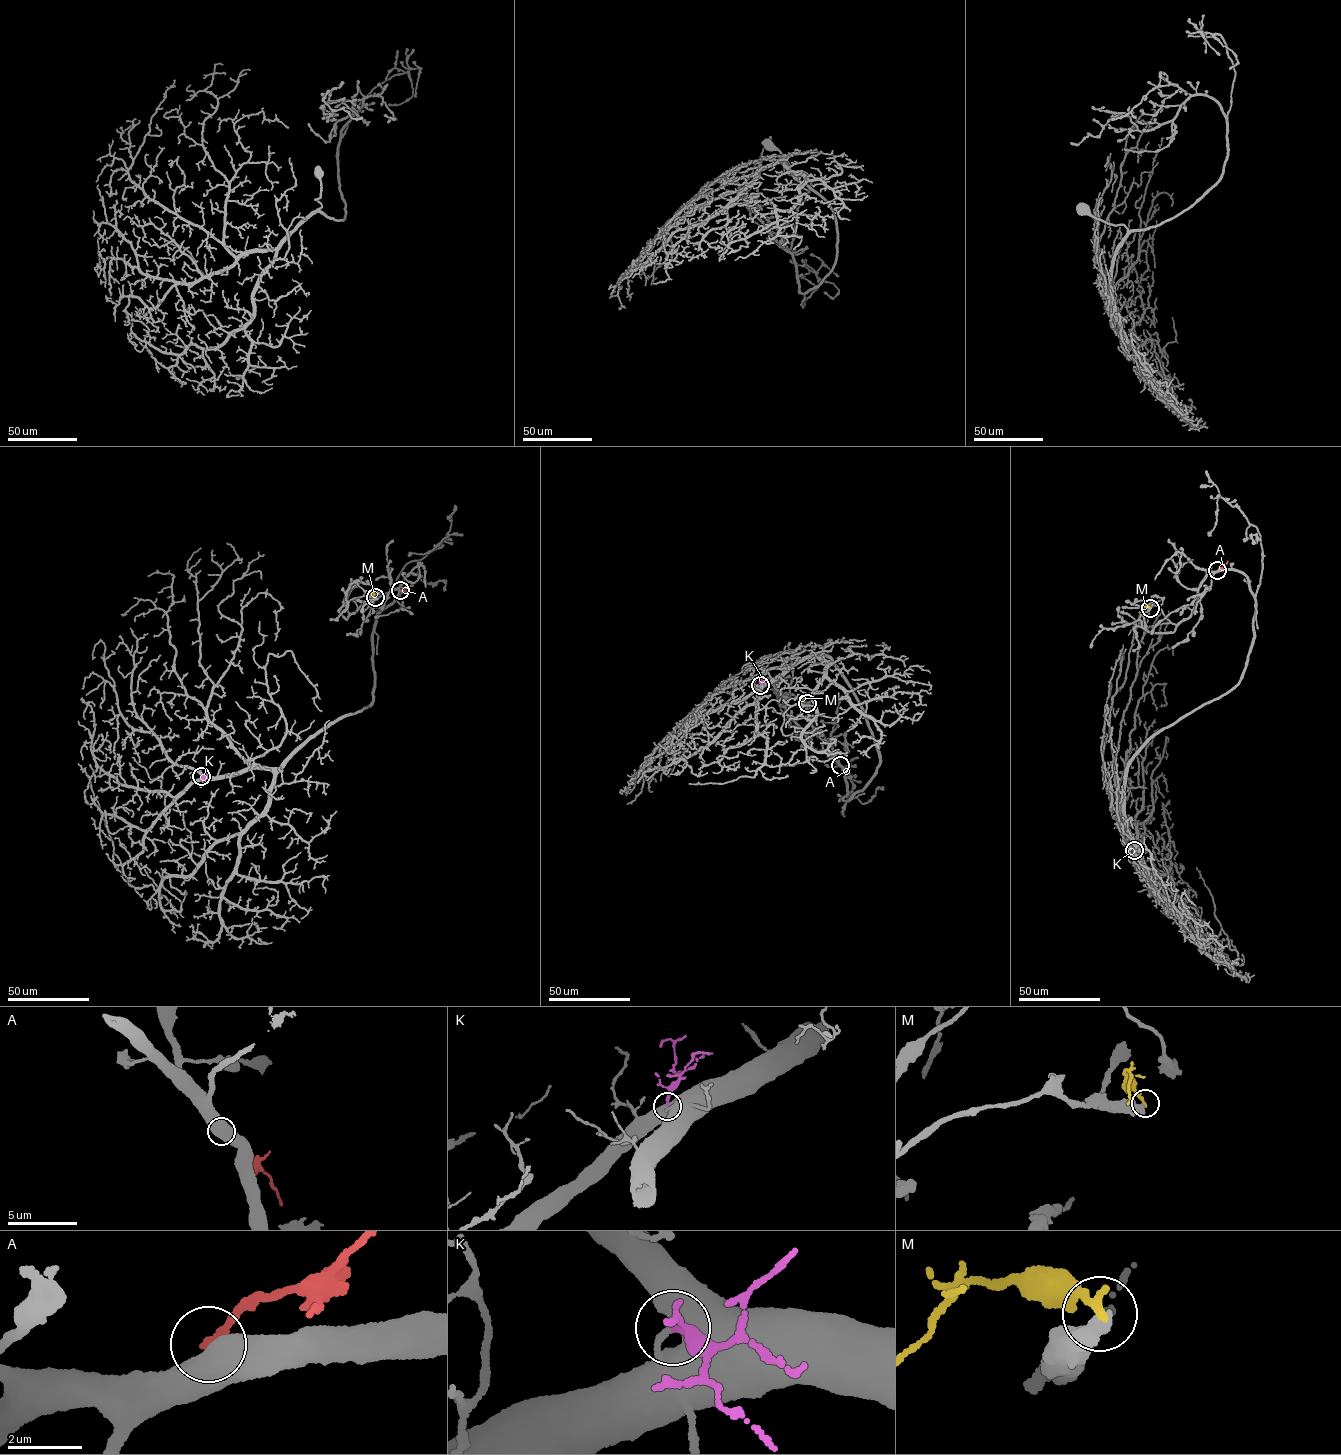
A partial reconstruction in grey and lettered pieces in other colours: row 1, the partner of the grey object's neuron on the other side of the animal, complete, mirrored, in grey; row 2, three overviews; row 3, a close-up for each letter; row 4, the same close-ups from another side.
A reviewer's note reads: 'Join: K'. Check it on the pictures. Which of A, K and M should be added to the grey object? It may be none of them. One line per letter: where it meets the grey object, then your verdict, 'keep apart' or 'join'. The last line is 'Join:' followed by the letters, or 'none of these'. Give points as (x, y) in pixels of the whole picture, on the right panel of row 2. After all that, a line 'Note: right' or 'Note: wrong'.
A: (1217, 570) | keep apart
K: (1134, 850) | join
M: (1150, 608) | keep apart
Join: K
Note: right

